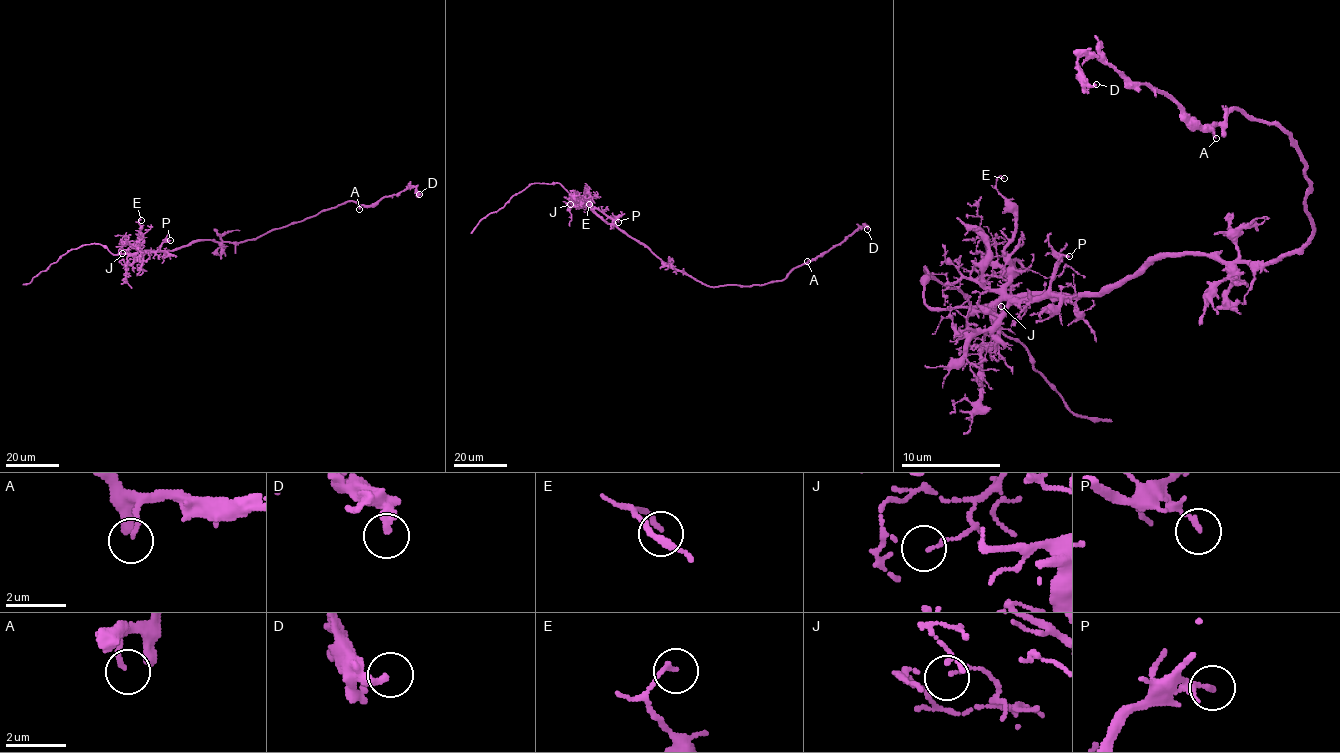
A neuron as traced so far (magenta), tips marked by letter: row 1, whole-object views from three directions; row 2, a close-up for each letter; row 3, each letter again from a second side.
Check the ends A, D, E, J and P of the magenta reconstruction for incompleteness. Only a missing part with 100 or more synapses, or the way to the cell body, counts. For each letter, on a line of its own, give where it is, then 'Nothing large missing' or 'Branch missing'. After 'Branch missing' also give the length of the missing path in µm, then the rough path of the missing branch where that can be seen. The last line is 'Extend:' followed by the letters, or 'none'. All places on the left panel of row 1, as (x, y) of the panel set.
A: Place: (359, 209). Nothing large missing
D: Place: (419, 194). Nothing large missing
E: Place: (141, 220). Nothing large missing
J: Place: (122, 253). Nothing large missing
P: Place: (170, 240). Nothing large missing
Extend: none

